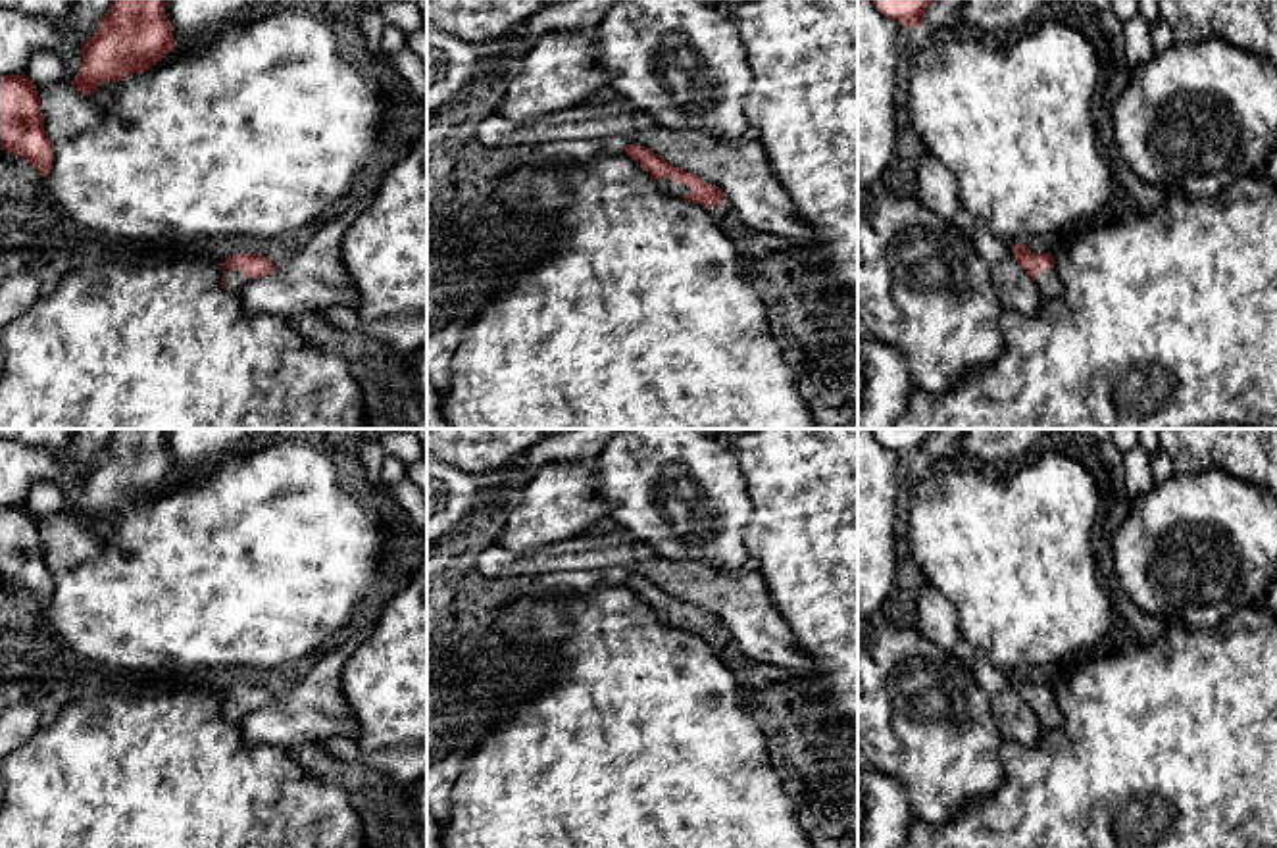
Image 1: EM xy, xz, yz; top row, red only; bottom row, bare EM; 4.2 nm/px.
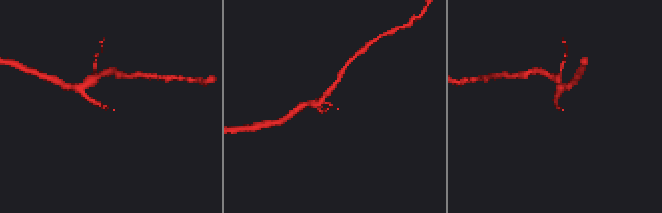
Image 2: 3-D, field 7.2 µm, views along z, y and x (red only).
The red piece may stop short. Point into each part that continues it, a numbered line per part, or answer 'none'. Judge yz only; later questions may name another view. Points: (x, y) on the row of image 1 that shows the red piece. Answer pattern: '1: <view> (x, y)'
1: yz (1049, 281)

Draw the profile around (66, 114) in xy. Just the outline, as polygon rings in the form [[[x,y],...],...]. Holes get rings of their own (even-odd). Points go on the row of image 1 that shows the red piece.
[[[67,81],[37,85],[40,113],[50,142],[75,138],[94,131],[102,121],[102,110]]]

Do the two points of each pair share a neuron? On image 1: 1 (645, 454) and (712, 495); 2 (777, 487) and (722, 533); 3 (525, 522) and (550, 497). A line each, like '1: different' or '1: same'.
1: same
2: different
3: same

